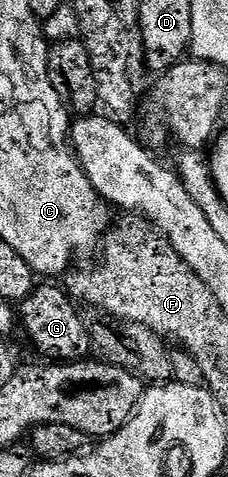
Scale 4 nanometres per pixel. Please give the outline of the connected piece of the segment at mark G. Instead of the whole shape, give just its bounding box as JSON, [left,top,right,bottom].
[17,283,93,363]

